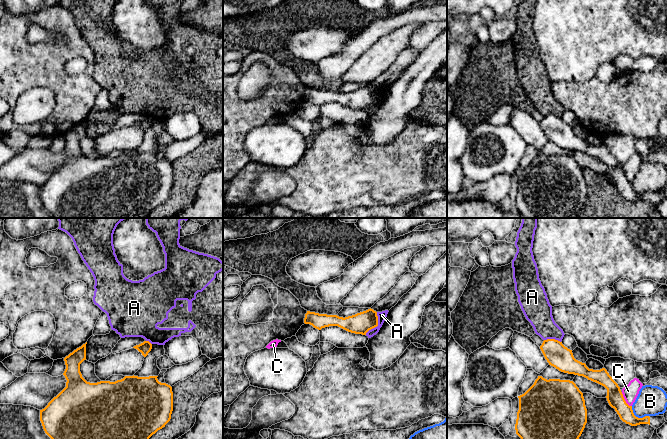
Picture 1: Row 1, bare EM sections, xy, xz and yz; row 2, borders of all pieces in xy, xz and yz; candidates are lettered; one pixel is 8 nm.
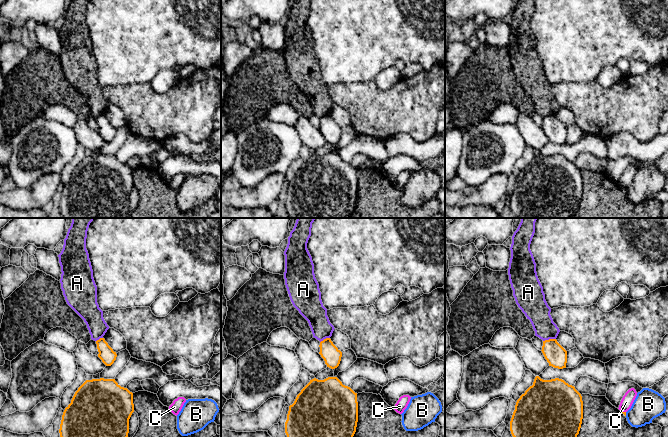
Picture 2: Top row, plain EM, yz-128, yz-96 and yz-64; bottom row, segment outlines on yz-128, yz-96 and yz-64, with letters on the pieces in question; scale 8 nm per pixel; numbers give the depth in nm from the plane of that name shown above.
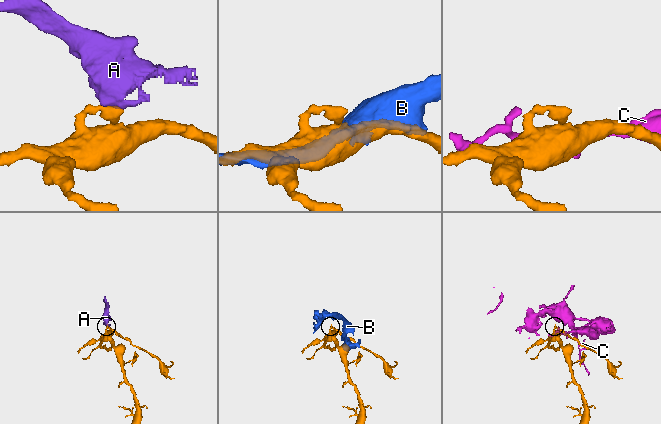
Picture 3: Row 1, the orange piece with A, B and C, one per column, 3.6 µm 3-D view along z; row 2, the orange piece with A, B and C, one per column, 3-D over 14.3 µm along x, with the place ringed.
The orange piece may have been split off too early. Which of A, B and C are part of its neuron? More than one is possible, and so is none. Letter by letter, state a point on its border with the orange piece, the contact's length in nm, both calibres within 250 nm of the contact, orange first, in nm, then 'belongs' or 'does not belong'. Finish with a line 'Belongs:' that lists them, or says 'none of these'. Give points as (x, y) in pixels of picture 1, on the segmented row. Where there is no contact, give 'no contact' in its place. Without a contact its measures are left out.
A: xz (377, 325) | 200 nm | 170/70 nm | does not belong
B: yz (637, 417) | 170 nm | 130/240 nm | does not belong
C: yz (624, 400) | 150 nm | 130/130 nm | does not belong
Belongs: none of these

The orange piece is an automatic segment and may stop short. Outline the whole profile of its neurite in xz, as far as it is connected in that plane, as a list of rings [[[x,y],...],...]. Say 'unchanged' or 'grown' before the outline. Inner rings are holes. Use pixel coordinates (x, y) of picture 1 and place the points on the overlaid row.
unchanged; [[[371,308],[345,318],[307,311],[304,323],[310,324],[318,330],[338,326],[351,333],[366,335],[369,330],[378,326],[378,316],[377,312]]]

